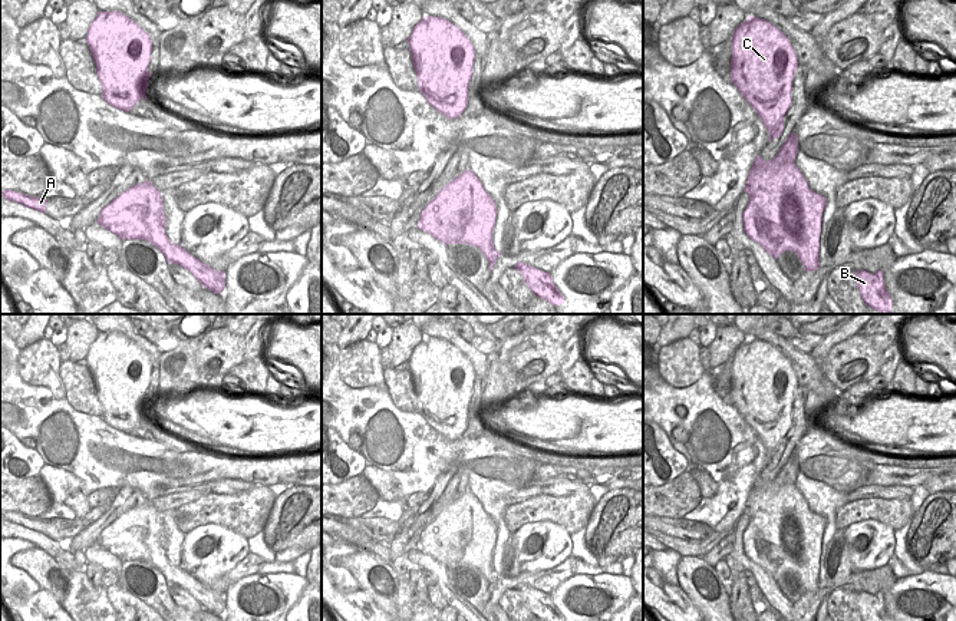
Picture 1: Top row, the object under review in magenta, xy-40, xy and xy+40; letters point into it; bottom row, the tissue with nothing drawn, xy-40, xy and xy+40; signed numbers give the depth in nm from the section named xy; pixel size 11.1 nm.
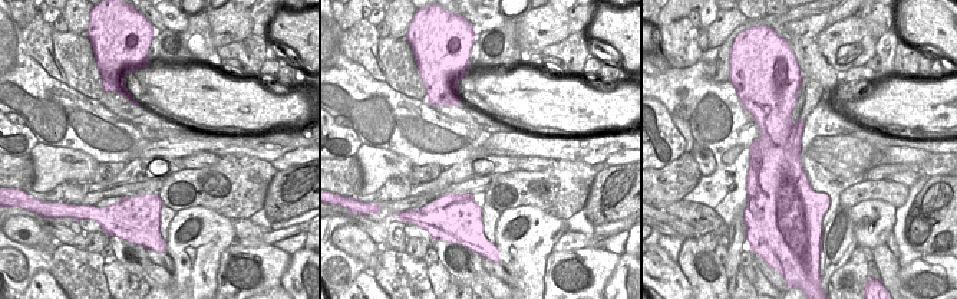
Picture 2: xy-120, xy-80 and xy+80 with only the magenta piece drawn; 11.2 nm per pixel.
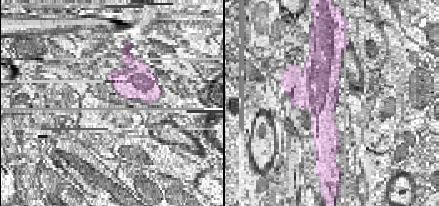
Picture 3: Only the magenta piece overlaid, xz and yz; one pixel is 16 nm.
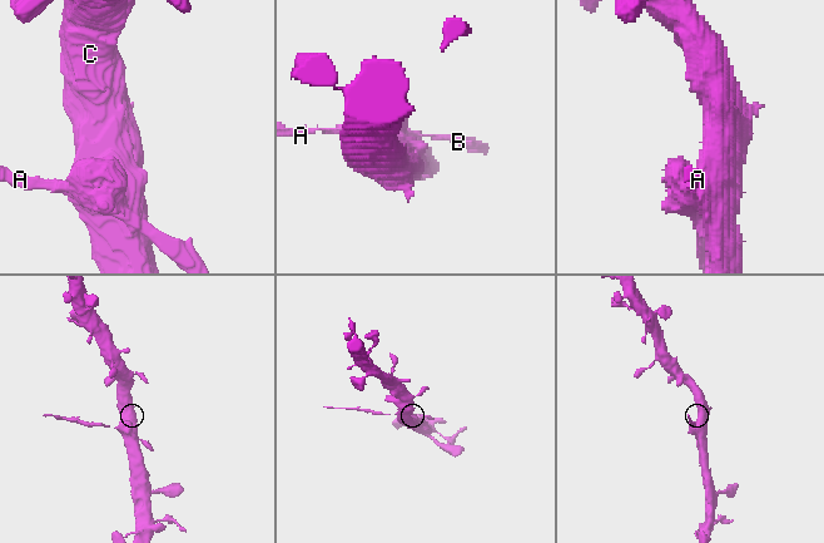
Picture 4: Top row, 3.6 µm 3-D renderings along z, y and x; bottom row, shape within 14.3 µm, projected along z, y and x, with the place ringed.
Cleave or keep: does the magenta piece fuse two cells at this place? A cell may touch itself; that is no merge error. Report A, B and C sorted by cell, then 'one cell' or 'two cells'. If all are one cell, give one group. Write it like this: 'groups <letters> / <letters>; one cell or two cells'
groups A B / C; two cells

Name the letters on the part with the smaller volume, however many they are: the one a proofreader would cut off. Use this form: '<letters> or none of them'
A, B

